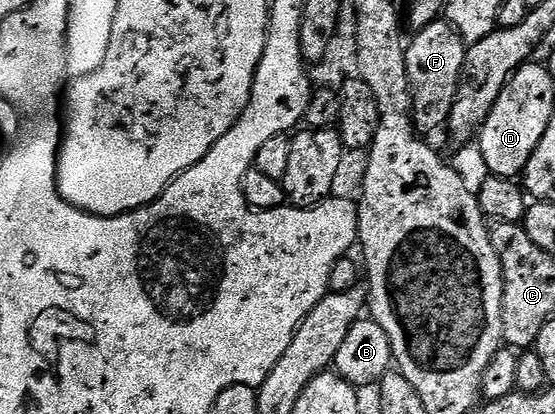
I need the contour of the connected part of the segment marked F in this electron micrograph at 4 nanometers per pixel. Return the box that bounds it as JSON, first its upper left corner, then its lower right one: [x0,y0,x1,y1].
[407,20,468,132]

